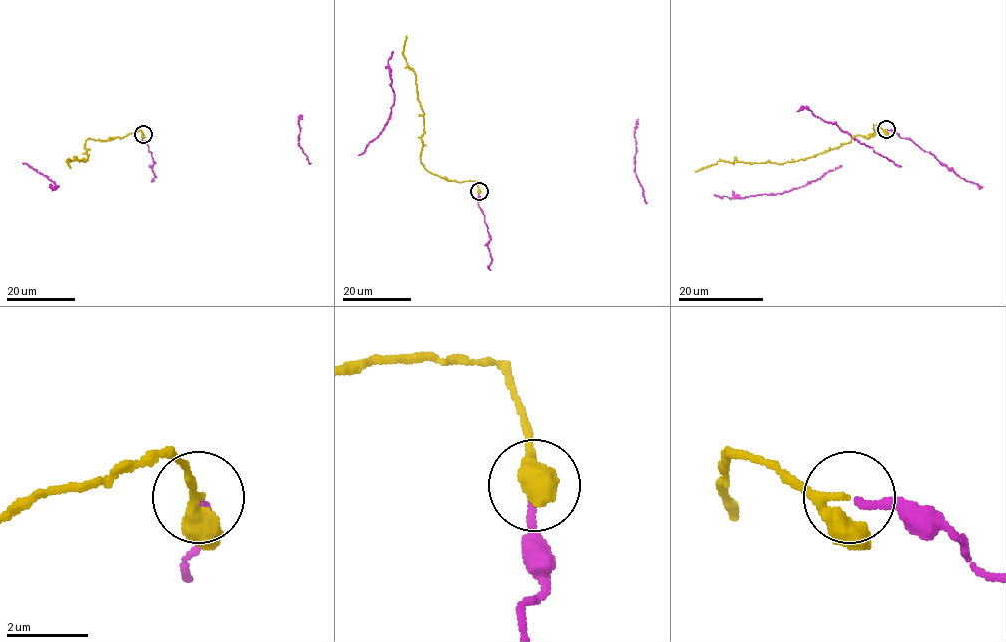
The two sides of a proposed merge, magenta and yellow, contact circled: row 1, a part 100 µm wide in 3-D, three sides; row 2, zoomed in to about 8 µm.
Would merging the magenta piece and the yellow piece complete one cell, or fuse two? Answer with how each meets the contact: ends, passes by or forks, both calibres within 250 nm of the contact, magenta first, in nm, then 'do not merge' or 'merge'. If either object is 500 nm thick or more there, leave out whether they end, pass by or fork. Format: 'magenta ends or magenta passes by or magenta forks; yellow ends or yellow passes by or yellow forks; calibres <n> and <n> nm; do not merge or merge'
magenta ends; yellow passes by; calibres 170 and 150 nm; merge

